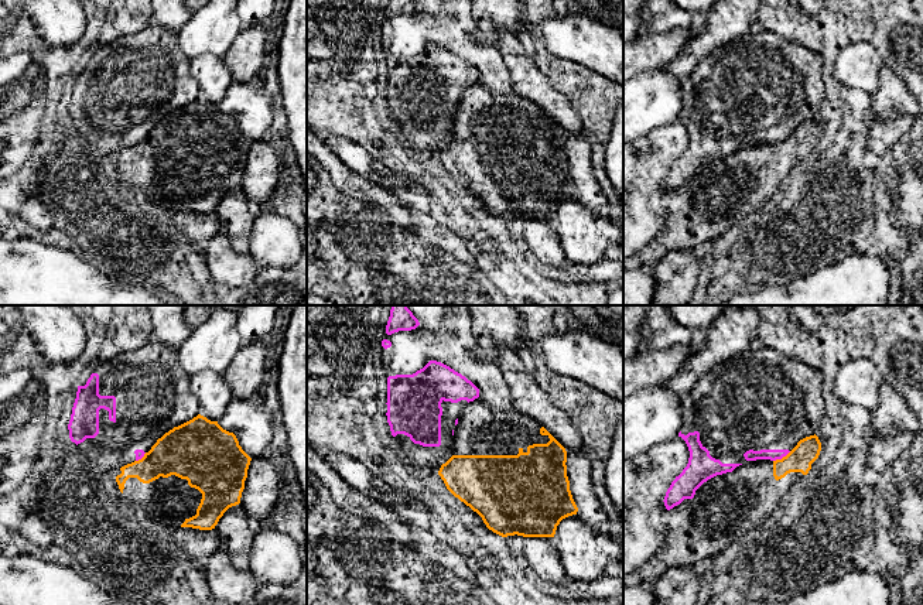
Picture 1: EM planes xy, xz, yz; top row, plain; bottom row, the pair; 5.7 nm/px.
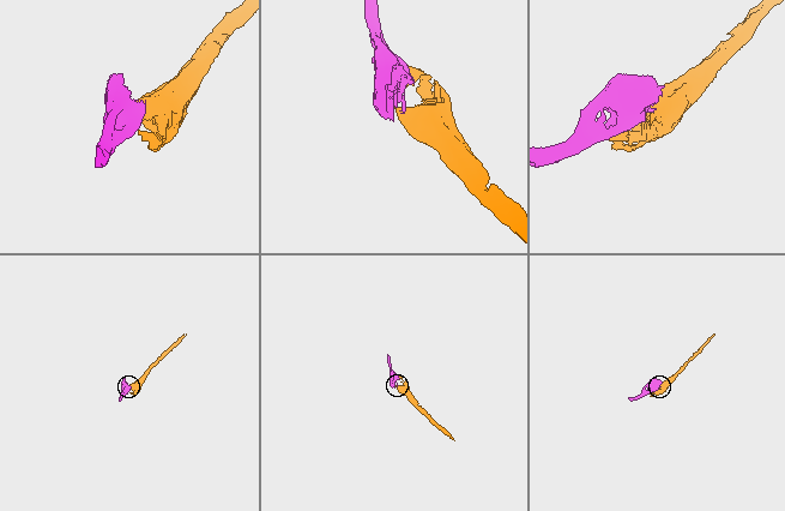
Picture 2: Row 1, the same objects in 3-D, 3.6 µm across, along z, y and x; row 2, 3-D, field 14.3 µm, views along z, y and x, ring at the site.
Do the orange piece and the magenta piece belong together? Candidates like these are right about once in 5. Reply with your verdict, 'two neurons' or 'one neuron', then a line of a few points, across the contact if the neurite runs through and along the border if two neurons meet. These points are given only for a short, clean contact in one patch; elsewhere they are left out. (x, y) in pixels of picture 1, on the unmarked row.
two neurons

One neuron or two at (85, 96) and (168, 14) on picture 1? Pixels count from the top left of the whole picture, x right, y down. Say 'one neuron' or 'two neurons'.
two neurons

